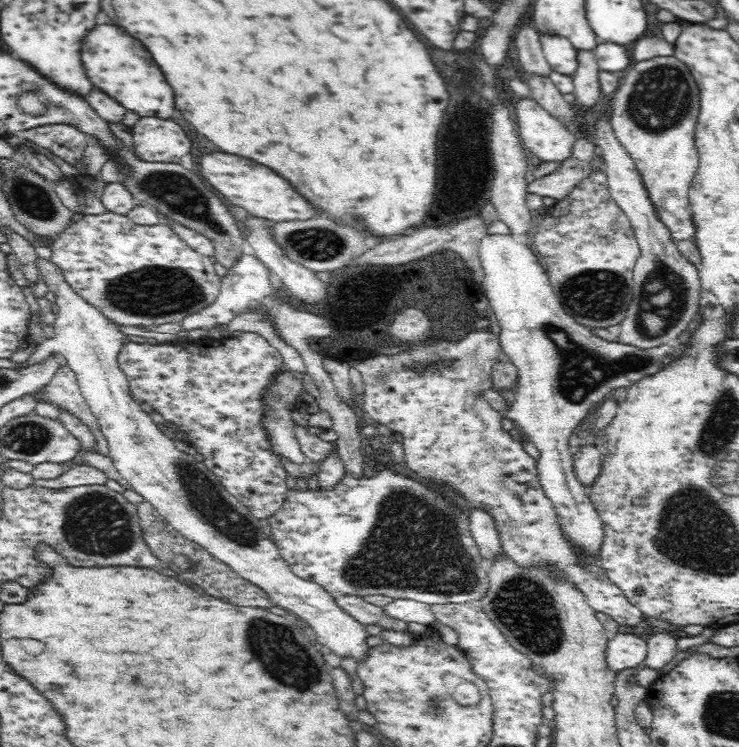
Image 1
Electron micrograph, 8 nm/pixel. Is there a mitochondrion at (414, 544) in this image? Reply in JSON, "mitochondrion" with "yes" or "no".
{"mitochondrion":"yes"}

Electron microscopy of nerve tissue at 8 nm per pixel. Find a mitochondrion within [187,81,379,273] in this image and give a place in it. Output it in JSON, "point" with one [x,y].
{"point":[320,244]}

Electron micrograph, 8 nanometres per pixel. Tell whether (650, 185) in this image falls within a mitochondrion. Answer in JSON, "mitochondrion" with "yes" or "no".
{"mitochondrion":"no"}

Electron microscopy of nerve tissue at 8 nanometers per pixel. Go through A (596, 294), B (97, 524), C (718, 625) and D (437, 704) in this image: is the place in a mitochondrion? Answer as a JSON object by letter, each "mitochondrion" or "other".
{"A":"mitochondrion","B":"mitochondrion","C":"other","D":"mitochondrion"}

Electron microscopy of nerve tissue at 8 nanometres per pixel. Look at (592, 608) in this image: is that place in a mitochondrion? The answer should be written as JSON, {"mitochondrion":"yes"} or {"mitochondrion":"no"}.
{"mitochondrion":"no"}

